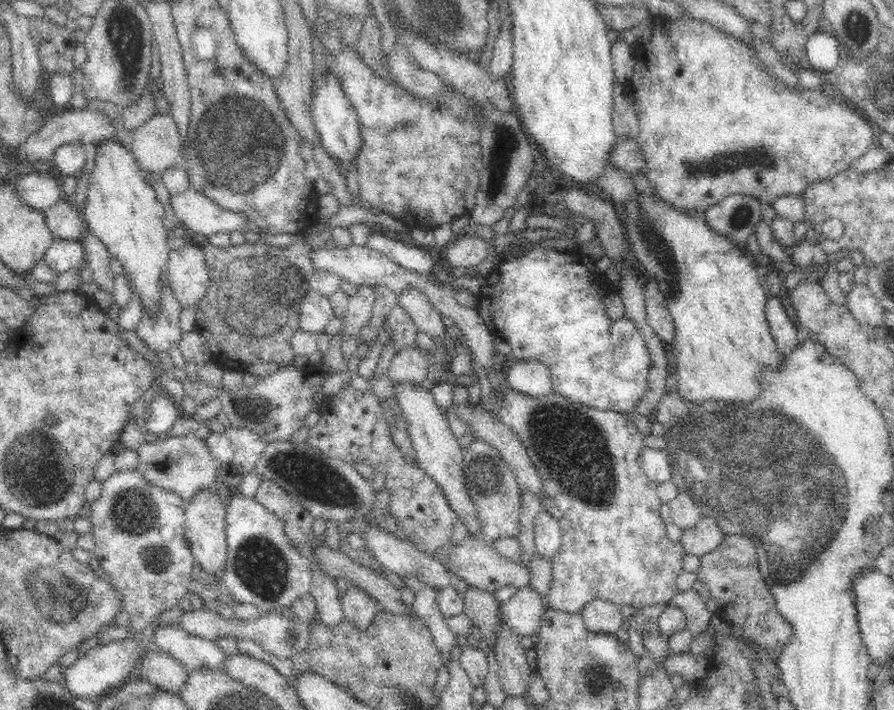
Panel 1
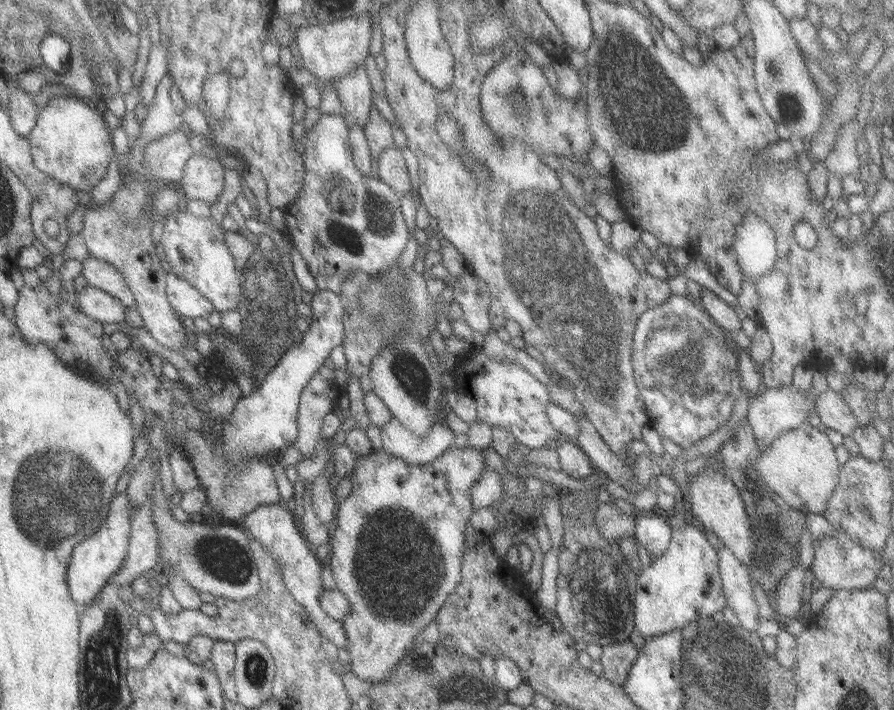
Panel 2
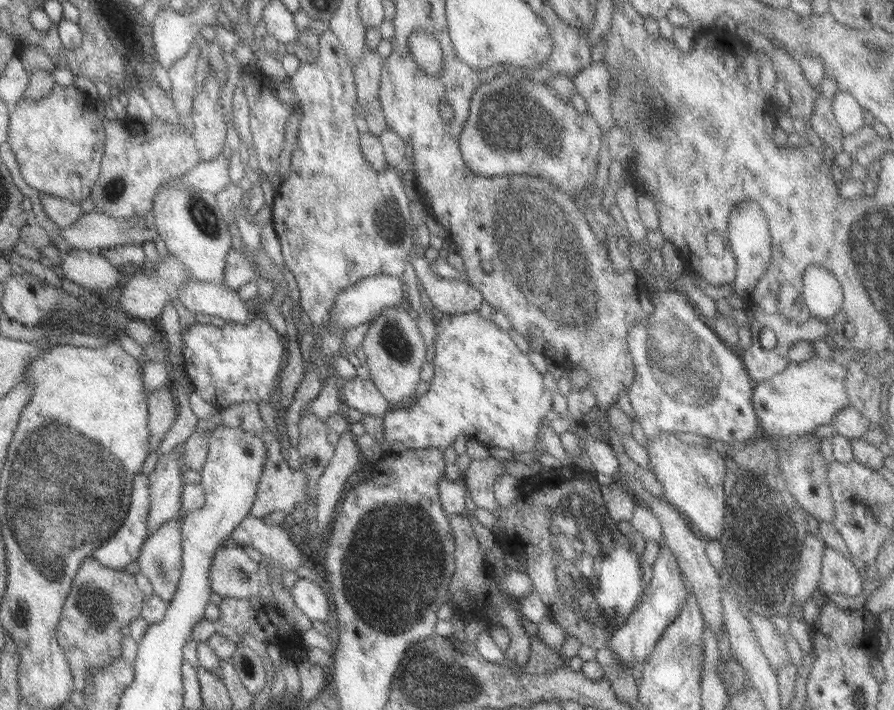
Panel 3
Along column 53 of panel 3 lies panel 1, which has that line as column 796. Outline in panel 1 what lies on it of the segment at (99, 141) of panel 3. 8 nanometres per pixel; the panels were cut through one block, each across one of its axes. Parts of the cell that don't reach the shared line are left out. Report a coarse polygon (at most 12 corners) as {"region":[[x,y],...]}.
{"region":[[653,17],[629,99],[676,210],[770,206],[870,150],[849,103]]}

